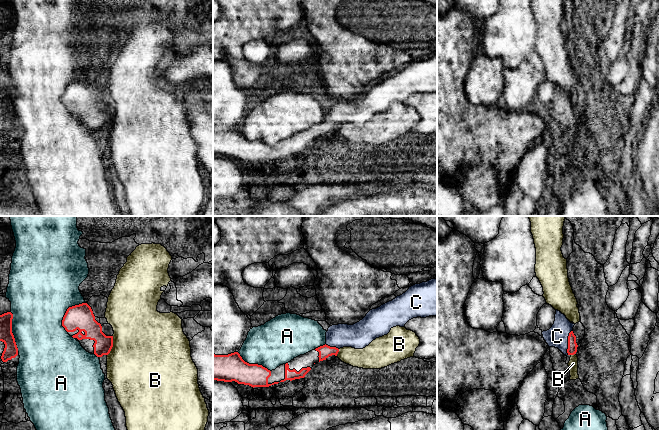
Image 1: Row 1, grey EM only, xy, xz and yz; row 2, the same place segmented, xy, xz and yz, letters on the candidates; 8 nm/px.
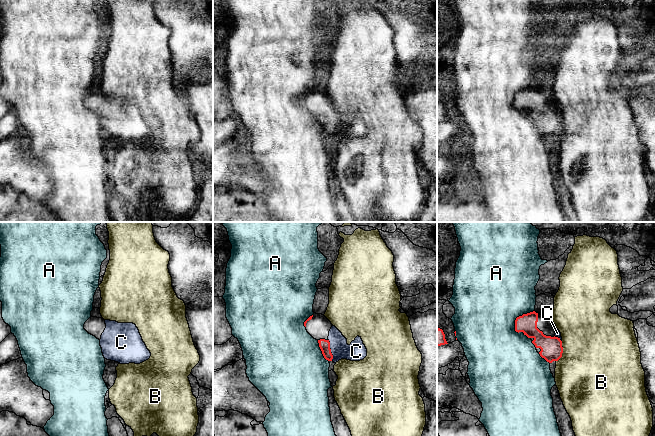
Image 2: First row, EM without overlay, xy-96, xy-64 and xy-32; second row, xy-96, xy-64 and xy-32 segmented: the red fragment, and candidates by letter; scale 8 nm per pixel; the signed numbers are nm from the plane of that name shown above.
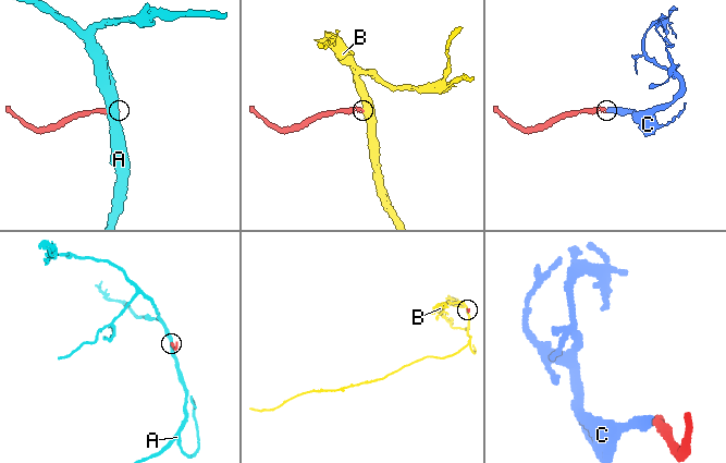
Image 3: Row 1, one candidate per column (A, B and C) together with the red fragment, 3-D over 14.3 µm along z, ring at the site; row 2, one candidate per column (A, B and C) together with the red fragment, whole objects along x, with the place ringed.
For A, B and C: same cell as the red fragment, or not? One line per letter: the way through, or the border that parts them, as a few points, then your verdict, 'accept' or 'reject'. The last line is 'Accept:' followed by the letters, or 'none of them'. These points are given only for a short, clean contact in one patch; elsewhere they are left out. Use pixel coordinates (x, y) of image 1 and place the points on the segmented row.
A: reject
B: border xy (113, 336), (113, 346), (107, 355); reject
C: way yz (572, 345), (568, 342), (561, 336), (557, 336); accept
Accept: C

